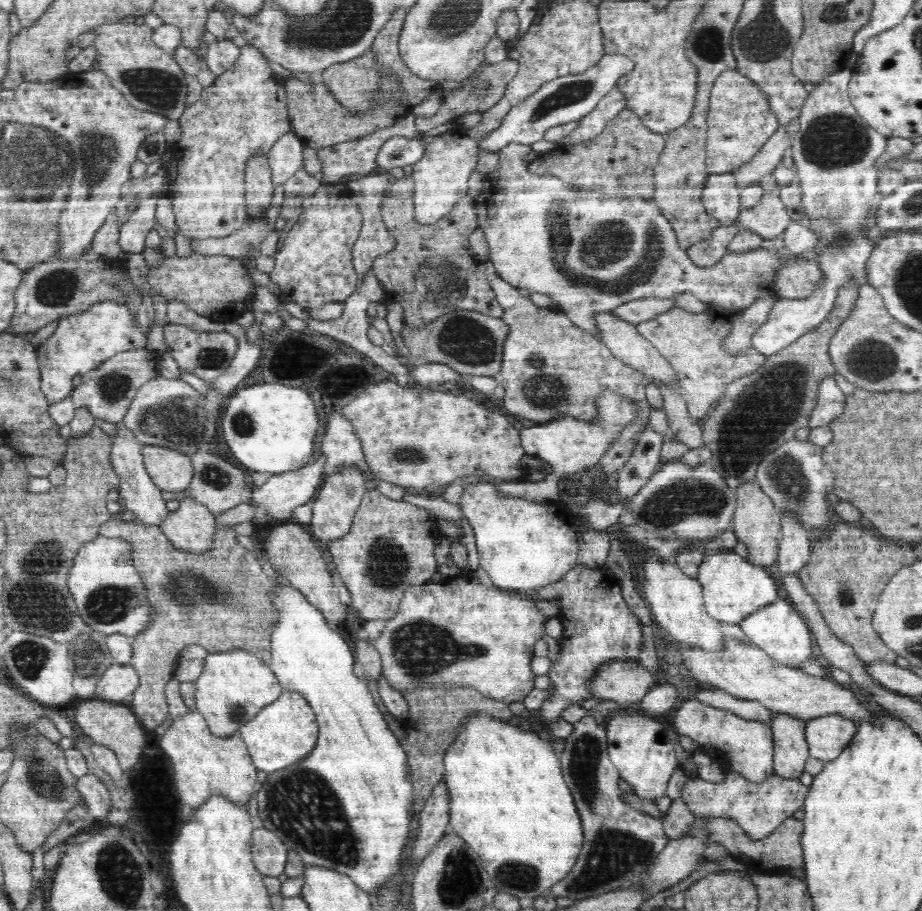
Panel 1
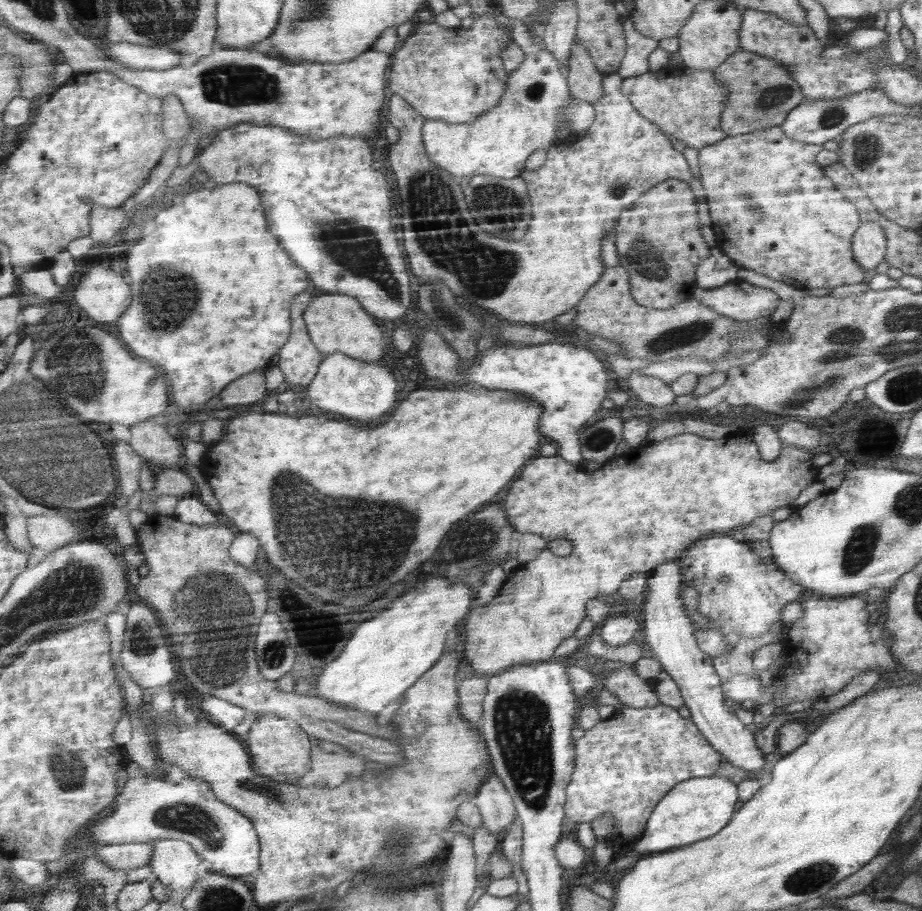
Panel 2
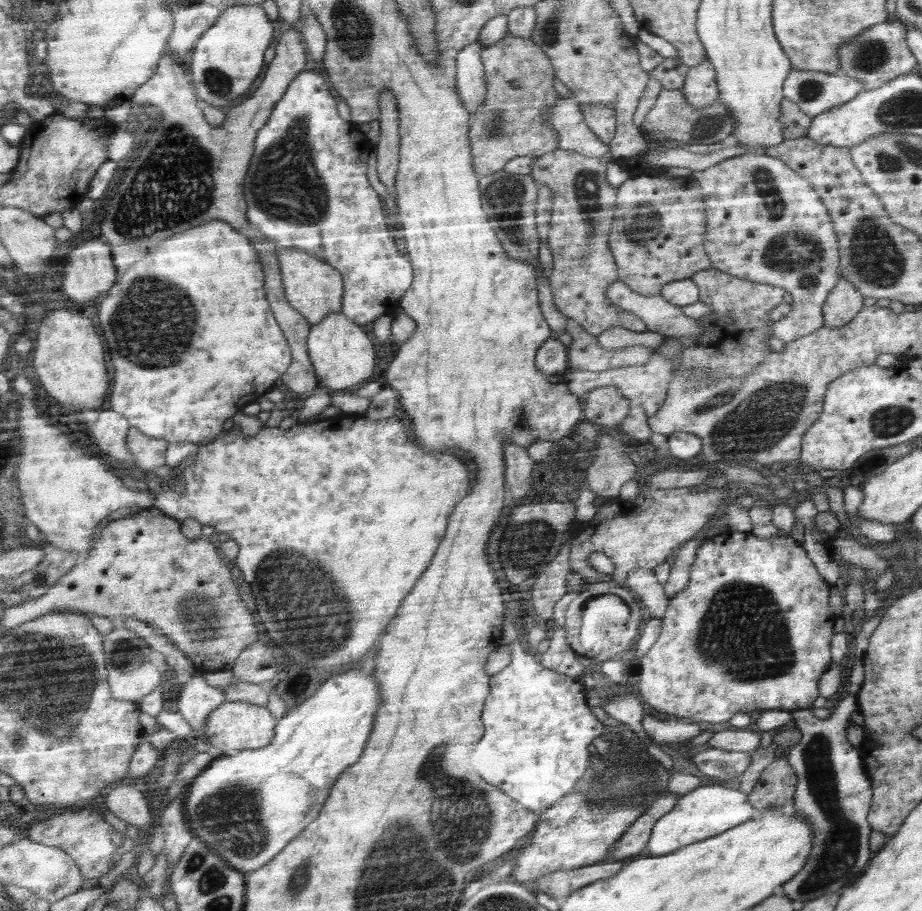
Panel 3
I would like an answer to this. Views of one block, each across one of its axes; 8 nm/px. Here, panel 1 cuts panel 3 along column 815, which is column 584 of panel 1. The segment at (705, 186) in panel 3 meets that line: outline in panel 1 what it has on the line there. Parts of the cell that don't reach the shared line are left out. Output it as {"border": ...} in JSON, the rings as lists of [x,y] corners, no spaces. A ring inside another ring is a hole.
{"border":[[[511,143],[511,144],[508,144],[508,146],[504,146],[504,147],[503,147],[503,148],[502,148],[502,150],[500,150],[500,152],[498,152],[498,154],[500,154],[500,164],[499,164],[499,166],[498,166],[498,170],[496,170],[496,171],[495,171],[495,172],[492,172],[492,174],[487,174],[487,175],[486,175],[486,176],[485,176],[485,179],[484,179],[484,185],[483,185],[483,187],[482,187],[482,190],[486,190],[486,192],[482,192],[482,196],[480,196],[480,198],[478,198],[478,204],[476,204],[476,214],[478,214],[478,219],[477,219],[477,223],[478,223],[478,226],[480,226],[480,230],[482,230],[482,232],[484,232],[484,234],[486,234],[486,240],[488,240],[488,244],[490,244],[490,260],[492,260],[492,262],[494,262],[494,266],[496,266],[496,273],[497,273],[497,274],[498,274],[498,275],[499,275],[499,278],[500,278],[500,279],[501,279],[501,280],[504,280],[504,281],[505,281],[505,282],[508,282],[508,283],[509,283],[509,284],[512,284],[512,286],[514,286],[514,287],[516,287],[516,288],[518,288],[518,289],[526,289],[526,290],[529,290],[529,291],[530,291],[530,292],[531,292],[531,293],[540,293],[540,294],[545,294],[545,295],[550,295],[550,296],[551,296],[551,297],[552,297],[552,298],[553,298],[553,299],[554,299],[554,300],[555,300],[555,302],[556,302],[556,303],[557,303],[557,304],[558,304],[558,306],[560,306],[560,309],[559,309],[559,310],[561,310],[561,311],[563,311],[563,312],[564,312],[564,313],[565,313],[565,315],[566,315],[566,316],[567,316],[567,318],[569,318],[569,320],[570,320],[570,321],[571,321],[571,324],[573,324],[573,325],[574,325],[574,326],[577,326],[577,327],[578,327],[578,328],[579,328],[579,329],[582,329],[582,330],[585,330],[585,332],[586,332],[586,333],[590,333],[590,334],[593,334],[593,336],[594,336],[594,337],[597,337],[597,340],[600,340],[600,341],[601,341],[601,334],[600,334],[600,333],[598,333],[598,330],[597,330],[597,326],[596,326],[596,323],[594,323],[594,316],[596,316],[596,314],[601,314],[601,313],[606,313],[606,312],[611,312],[611,310],[614,310],[614,309],[615,309],[615,308],[618,308],[618,306],[620,306],[620,305],[621,305],[621,304],[624,304],[624,303],[627,303],[627,302],[630,302],[630,301],[633,301],[633,300],[636,300],[636,299],[640,299],[640,298],[650,298],[650,297],[658,297],[658,298],[671,298],[671,297],[672,297],[672,296],[675,296],[675,294],[680,294],[680,293],[692,293],[692,294],[694,294],[694,296],[695,296],[695,297],[696,297],[696,298],[697,298],[697,299],[698,299],[698,300],[701,300],[701,301],[702,301],[702,302],[704,302],[704,303],[708,303],[708,304],[714,304],[714,305],[718,305],[718,306],[722,306],[722,307],[728,307],[728,309],[740,309],[740,310],[742,310],[742,311],[743,311],[743,310],[745,310],[745,308],[748,308],[748,307],[749,307],[749,306],[750,306],[750,305],[751,305],[751,304],[752,304],[752,303],[753,303],[753,302],[754,302],[754,301],[755,301],[755,300],[756,300],[756,299],[759,299],[759,298],[760,298],[760,297],[764,297],[764,296],[765,296],[765,295],[770,295],[770,294],[771,294],[771,293],[773,293],[773,294],[774,294],[774,296],[776,296],[776,297],[780,297],[780,296],[777,296],[777,295],[776,295],[776,294],[775,294],[775,292],[776,292],[776,287],[774,287],[774,282],[776,282],[776,274],[778,274],[778,270],[780,270],[780,267],[781,267],[781,264],[782,264],[782,263],[785,263],[785,262],[786,262],[786,261],[787,261],[787,260],[788,260],[788,259],[790,259],[790,262],[792,262],[792,260],[796,260],[796,259],[814,259],[814,260],[815,260],[815,257],[814,257],[814,252],[811,252],[811,253],[810,253],[810,252],[806,252],[806,253],[801,253],[801,254],[800,254],[800,255],[790,255],[790,254],[788,254],[788,255],[786,255],[786,251],[781,251],[781,252],[778,252],[778,253],[774,253],[774,252],[772,252],[772,251],[768,251],[768,250],[766,250],[766,249],[762,249],[762,248],[760,248],[760,249],[756,249],[756,250],[751,250],[751,251],[742,251],[742,252],[741,252],[741,253],[730,253],[730,252],[727,252],[727,253],[726,253],[726,254],[725,254],[725,255],[724,255],[724,256],[722,256],[722,258],[720,258],[720,260],[718,260],[718,262],[716,262],[716,264],[714,264],[714,266],[710,266],[710,268],[700,268],[700,267],[698,267],[698,266],[696,266],[696,265],[695,265],[695,264],[694,264],[694,263],[693,263],[693,262],[692,262],[692,261],[691,261],[691,260],[690,260],[690,257],[689,257],[689,256],[688,256],[688,253],[687,253],[687,249],[683,249],[683,248],[682,248],[682,247],[681,247],[681,246],[680,246],[680,245],[679,245],[679,244],[678,244],[678,241],[677,241],[677,239],[676,239],[676,238],[675,238],[675,232],[674,232],[674,229],[672,229],[672,225],[671,225],[671,224],[670,224],[670,221],[669,221],[669,220],[667,220],[667,219],[666,219],[666,218],[665,218],[665,216],[663,216],[663,215],[662,215],[662,214],[661,214],[661,211],[660,211],[660,210],[659,210],[659,207],[658,207],[658,206],[657,206],[657,203],[656,203],[656,202],[652,202],[652,200],[642,200],[642,198],[630,198],[630,200],[626,200],[626,198],[618,198],[618,196],[614,196],[614,198],[612,198],[612,196],[606,196],[606,194],[600,194],[600,192],[588,192],[588,194],[586,194],[586,192],[584,192],[584,190],[574,190],[574,188],[572,188],[572,186],[570,186],[570,183],[567,183],[567,182],[564,182],[564,181],[563,181],[563,180],[562,180],[562,179],[560,179],[560,178],[557,178],[557,176],[554,176],[554,175],[538,175],[538,174],[533,174],[533,172],[530,172],[530,171],[529,171],[529,168],[527,168],[527,167],[528,167],[528,166],[529,166],[529,163],[528,163],[528,162],[526,162],[526,160],[524,160],[524,158],[526,158],[526,154],[528,154],[528,152],[532,152],[532,148],[530,148],[530,145],[526,145],[526,144],[518,144],[518,143]]]}

